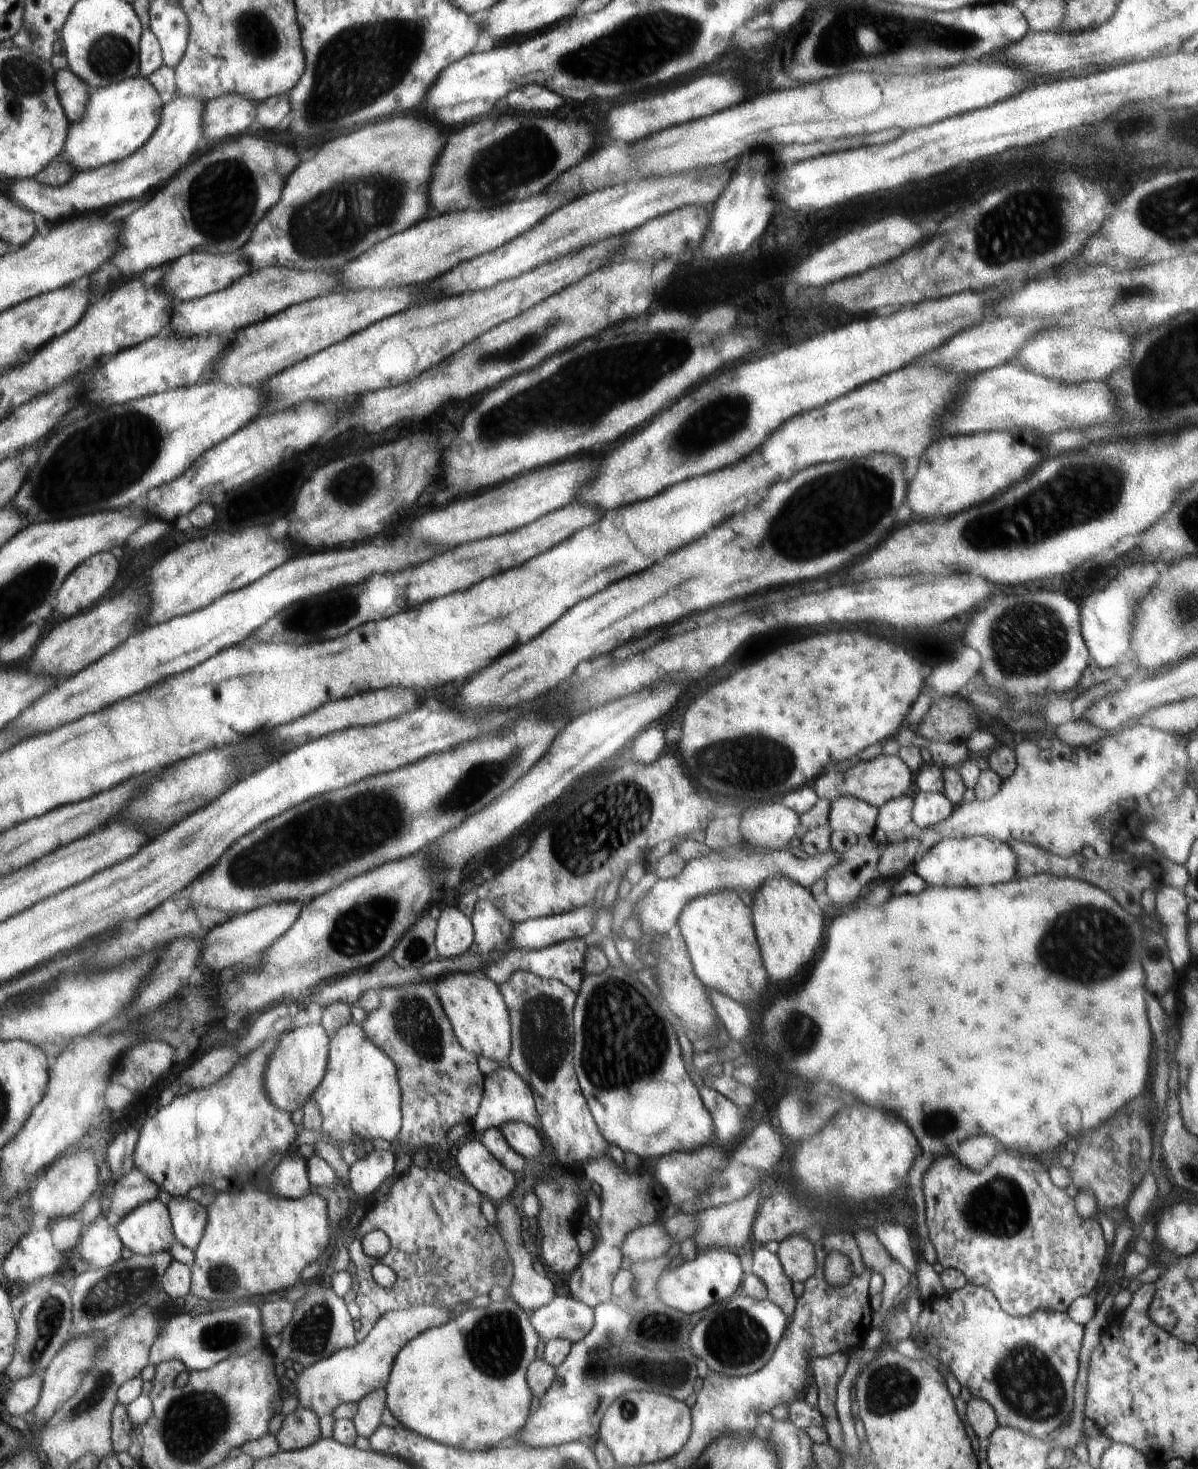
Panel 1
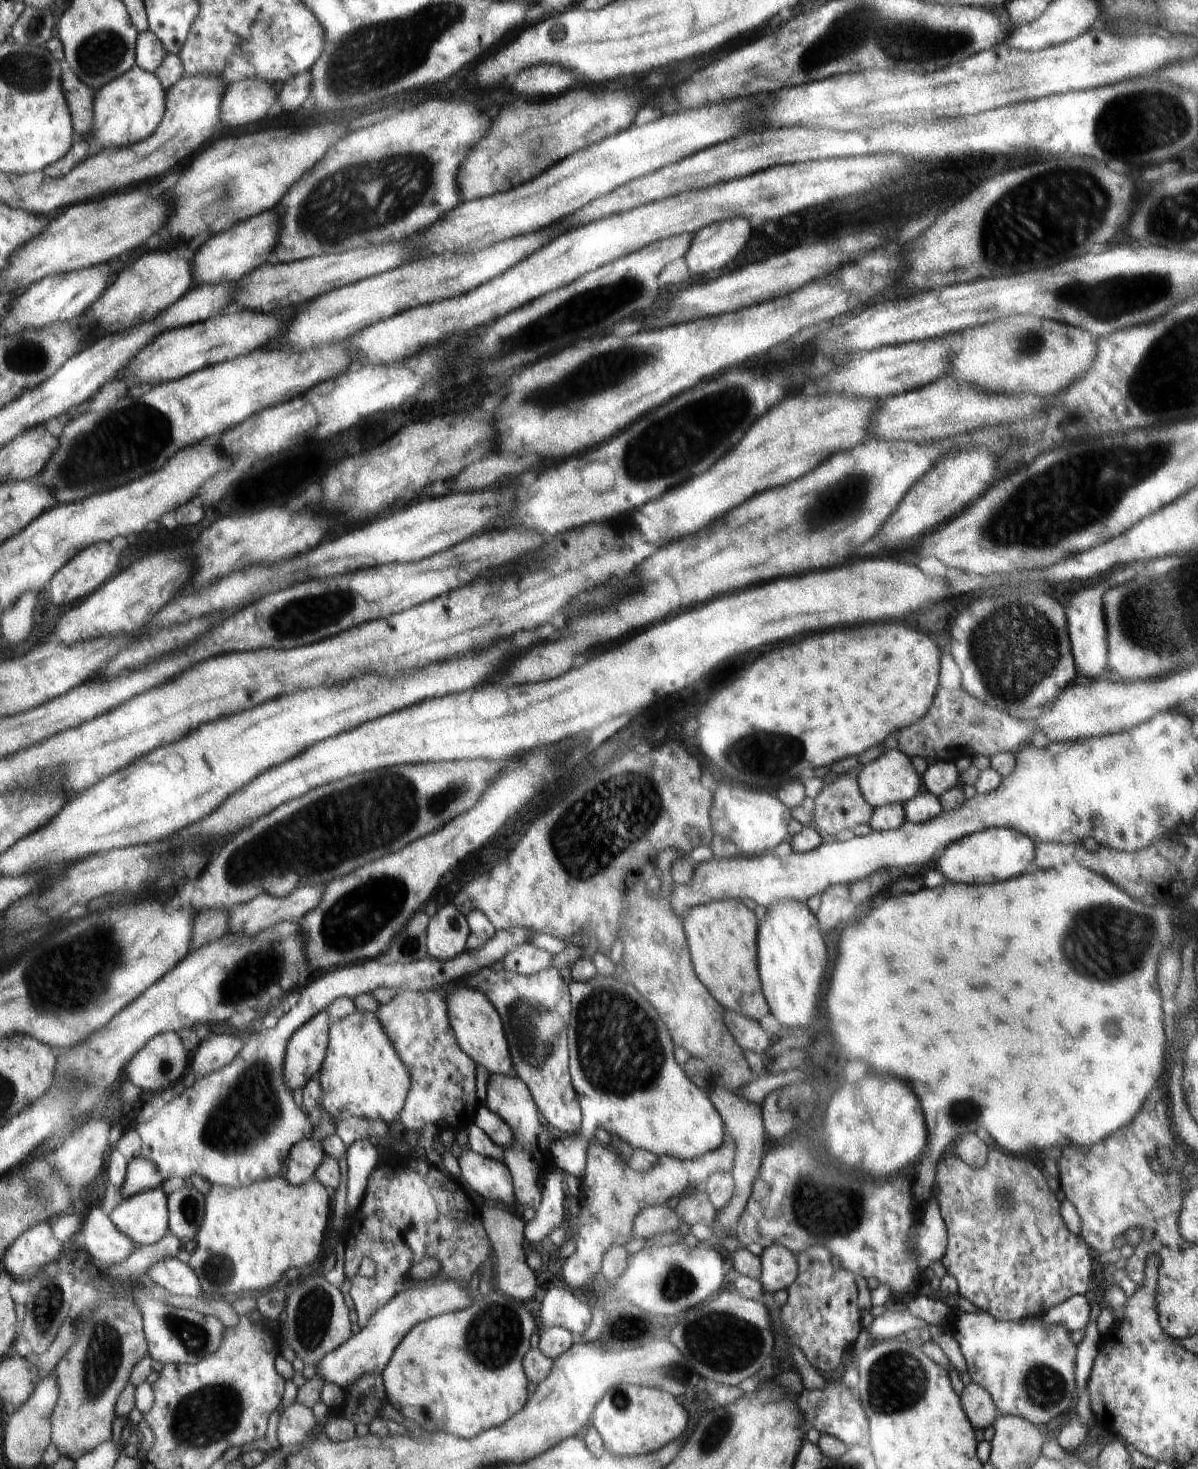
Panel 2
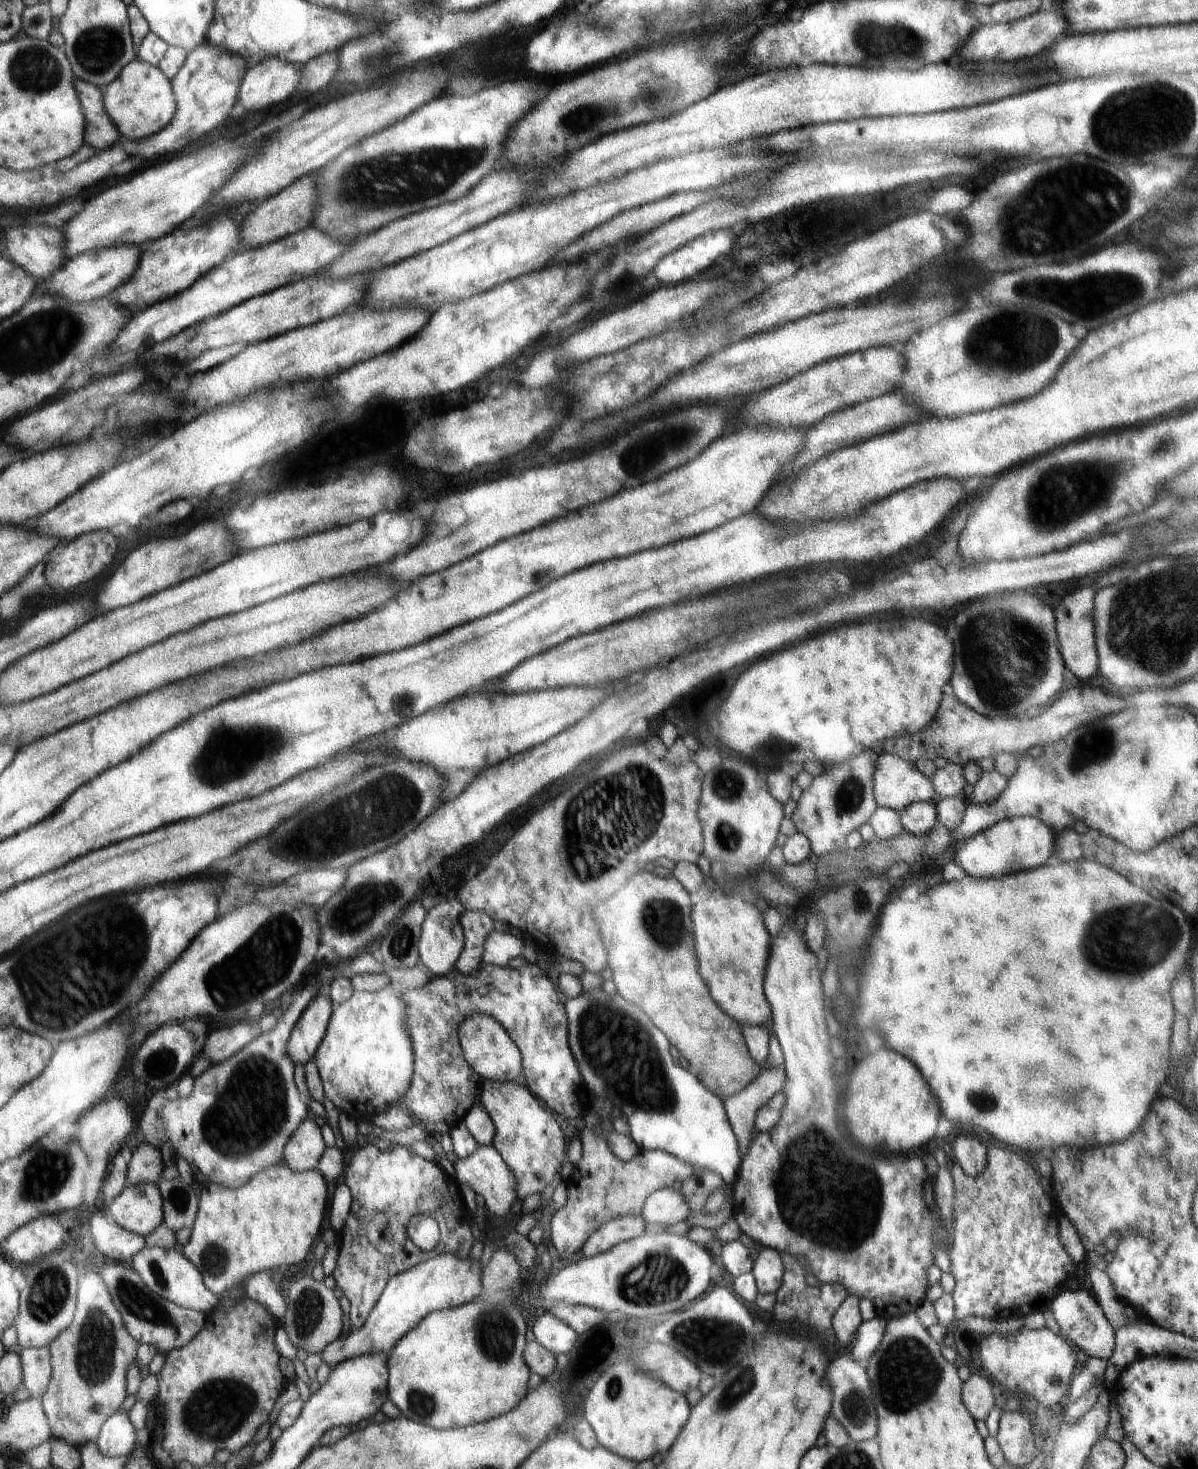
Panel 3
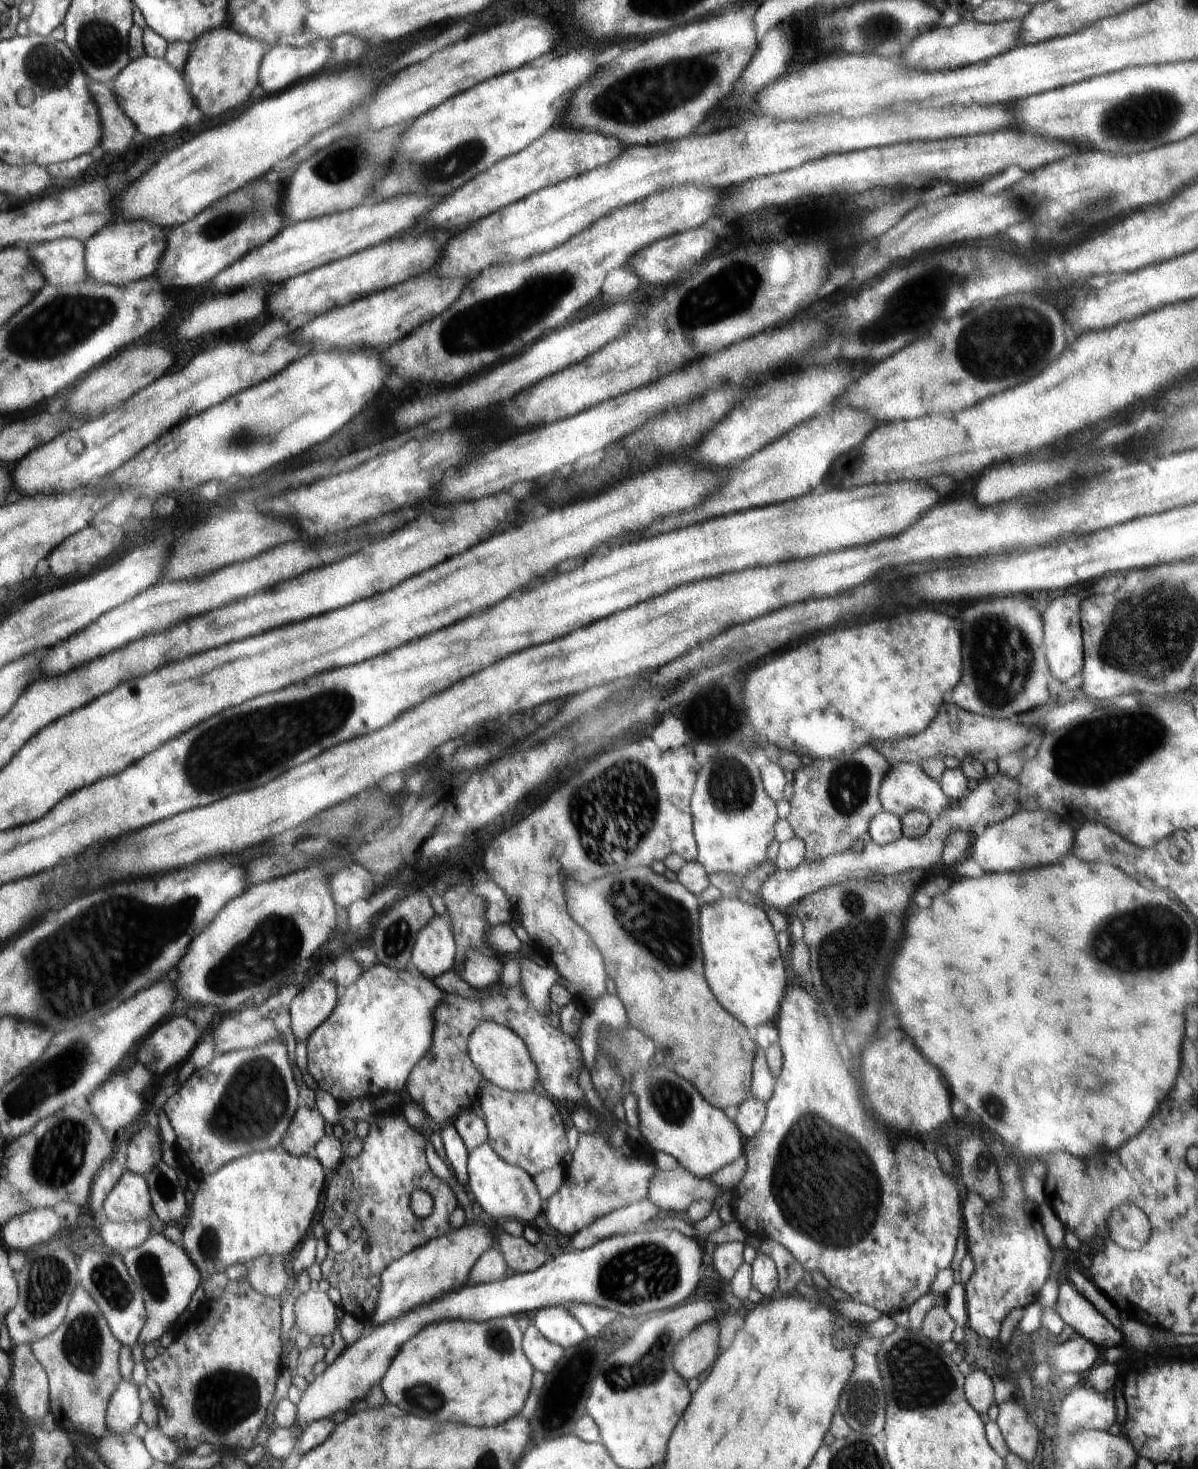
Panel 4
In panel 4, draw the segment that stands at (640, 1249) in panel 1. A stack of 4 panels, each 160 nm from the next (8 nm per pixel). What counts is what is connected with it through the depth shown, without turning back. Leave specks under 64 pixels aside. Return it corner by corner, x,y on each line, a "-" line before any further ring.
684,1169
673,1171
659,1170
649,1180
649,1198
659,1209
667,1210
671,1215
686,1214
689,1206
697,1200
714,1202
714,1198
721,1194
724,1189
718,1189
711,1184
709,1178
700,1178

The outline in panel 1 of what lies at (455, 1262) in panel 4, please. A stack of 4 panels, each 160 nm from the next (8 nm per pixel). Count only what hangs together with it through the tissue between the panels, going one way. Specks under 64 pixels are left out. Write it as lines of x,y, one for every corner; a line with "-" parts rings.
420,1305
410,1309
400,1309
380,1317
376,1326
358,1345
340,1349
330,1357
316,1362
315,1365
304,1367
292,1387
296,1390
299,1405
315,1411
321,1417
332,1414
336,1406
344,1402
360,1402
368,1393
385,1389
390,1380
391,1369
395,1358
408,1343
428,1329
446,1324
452,1312
438,1305

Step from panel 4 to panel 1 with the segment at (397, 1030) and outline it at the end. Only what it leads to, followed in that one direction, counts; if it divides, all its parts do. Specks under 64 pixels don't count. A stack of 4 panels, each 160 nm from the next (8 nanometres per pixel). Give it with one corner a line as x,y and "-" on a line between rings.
350,1022
330,1036
330,1056
322,1084
314,1092
321,1114
321,1130
338,1140
341,1146
350,1144
354,1136
398,1140
401,1131
401,1088
396,1066
388,1055
365,1036
361,1025

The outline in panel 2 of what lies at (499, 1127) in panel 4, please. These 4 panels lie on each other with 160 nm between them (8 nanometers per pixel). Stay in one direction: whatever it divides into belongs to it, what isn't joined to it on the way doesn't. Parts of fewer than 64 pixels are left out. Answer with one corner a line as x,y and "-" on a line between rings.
490,1073
484,1093
485,1106
504,1120
515,1136
515,1142
504,1149
503,1162
510,1168
512,1178
514,1178
517,1207
520,1209
523,1206
530,1206
537,1209
548,1173
556,1168
550,1146
552,1134
546,1130
546,1126
540,1120
539,1107
534,1104
534,1096
530,1088
518,1075

